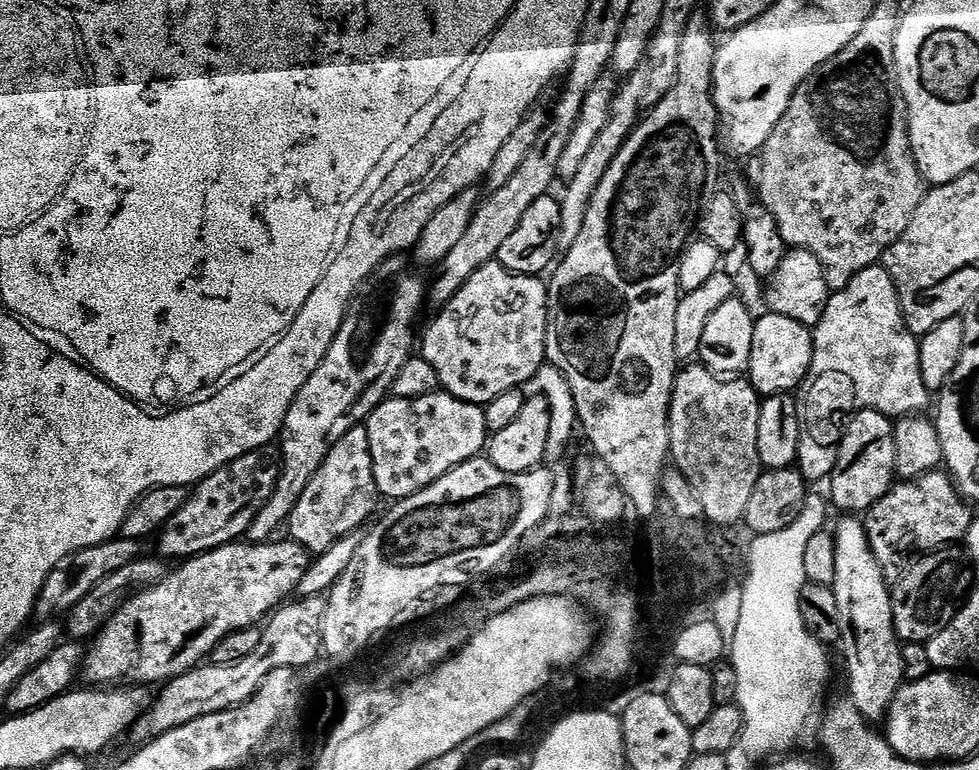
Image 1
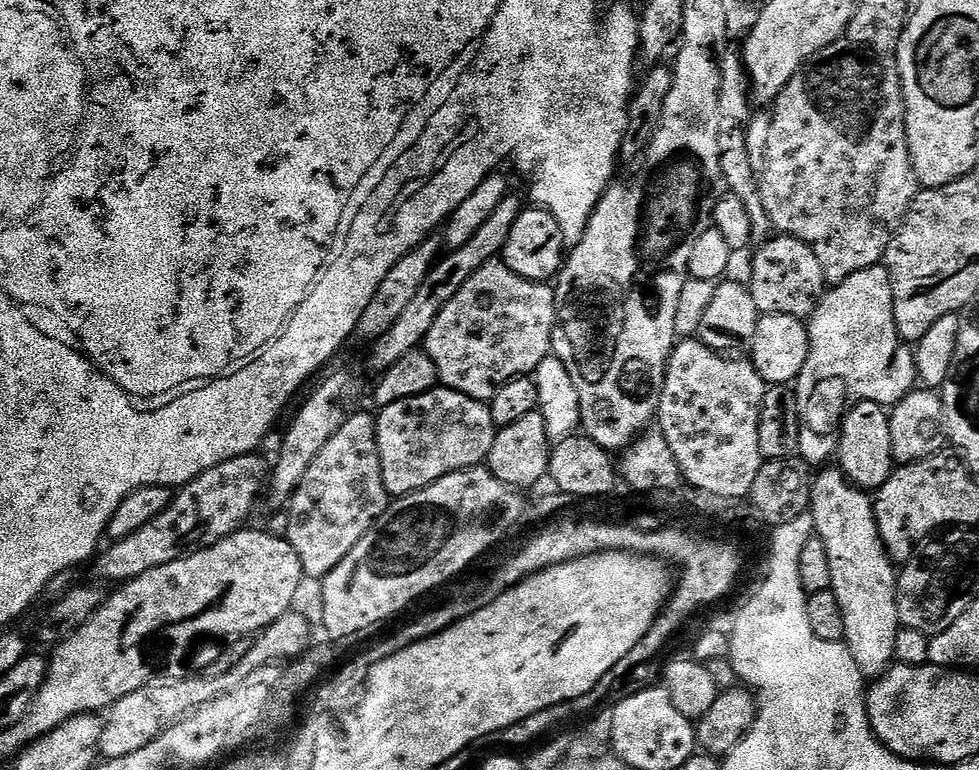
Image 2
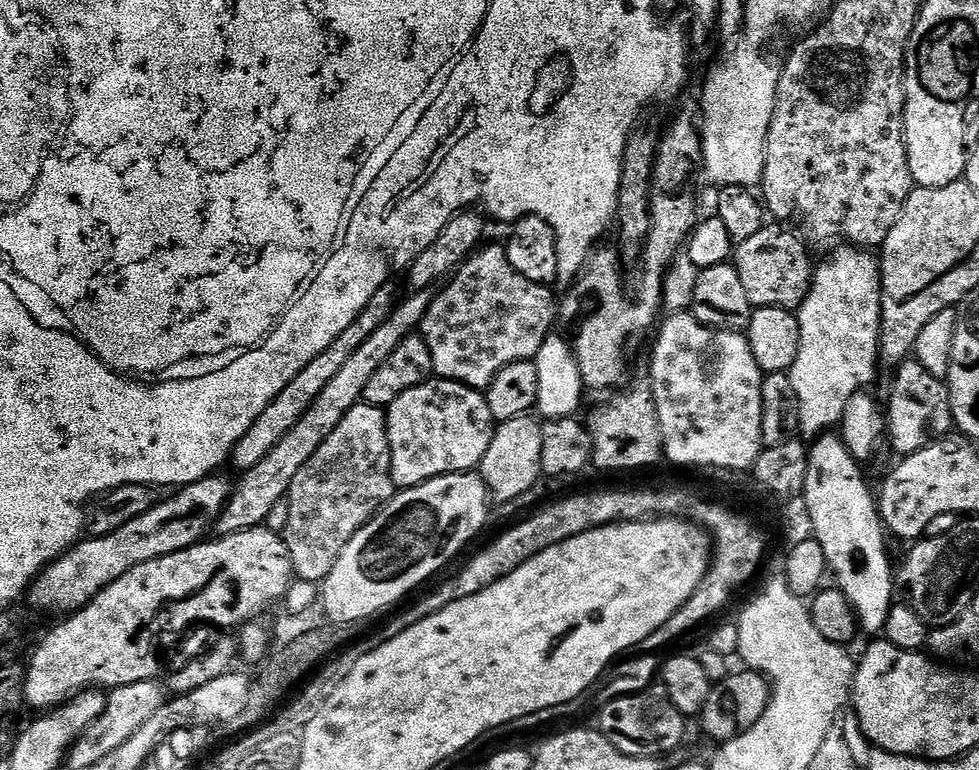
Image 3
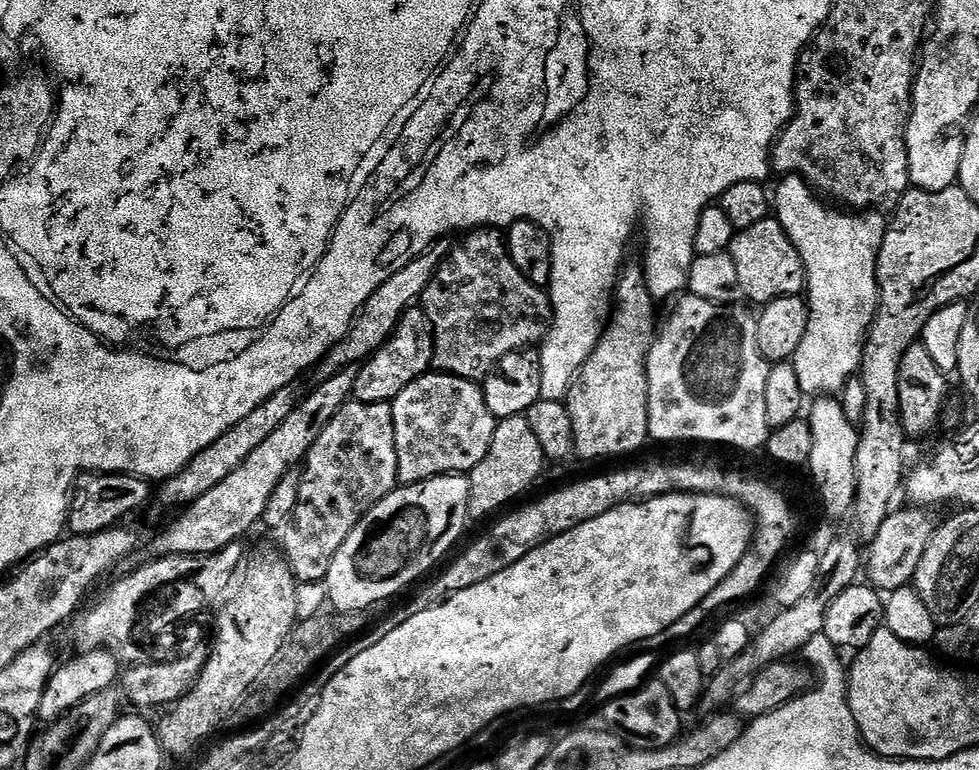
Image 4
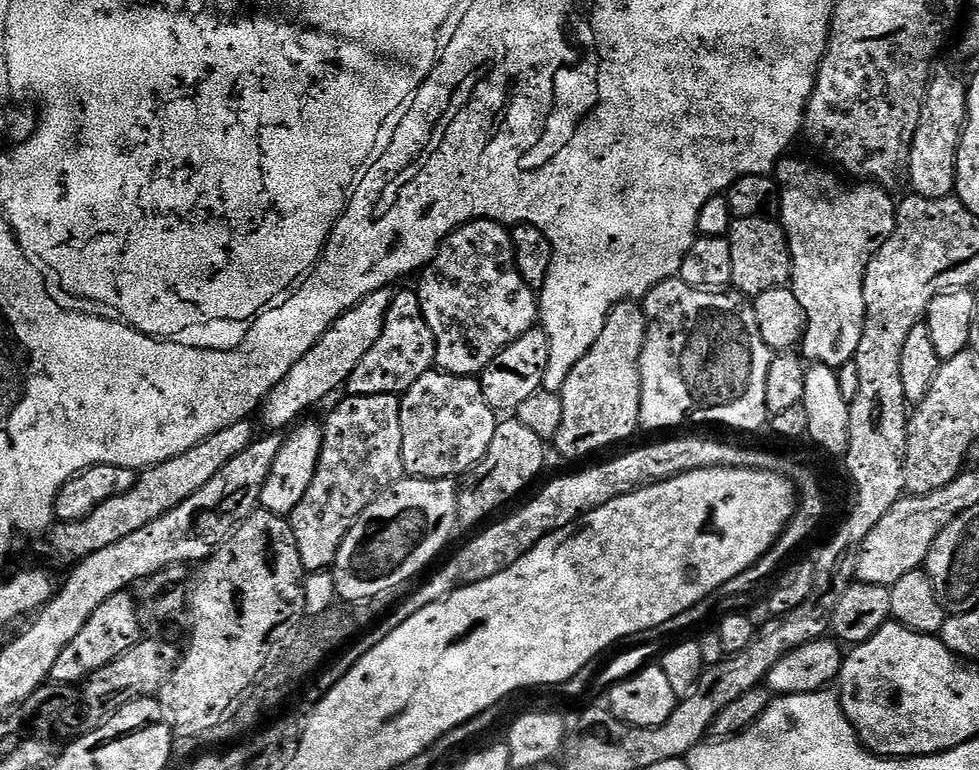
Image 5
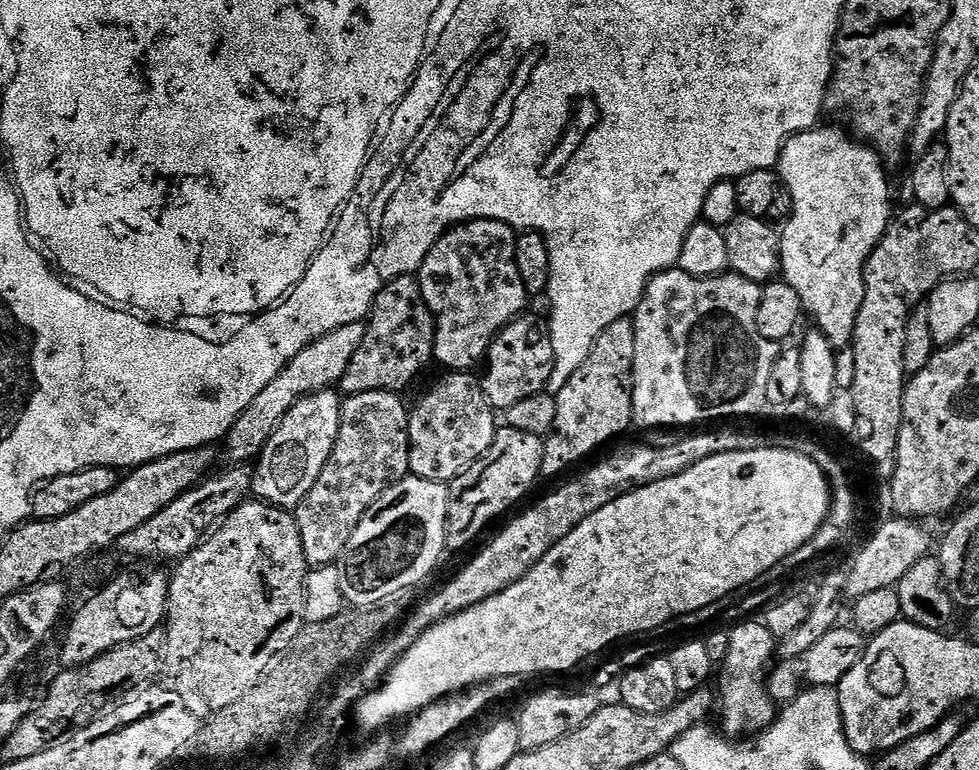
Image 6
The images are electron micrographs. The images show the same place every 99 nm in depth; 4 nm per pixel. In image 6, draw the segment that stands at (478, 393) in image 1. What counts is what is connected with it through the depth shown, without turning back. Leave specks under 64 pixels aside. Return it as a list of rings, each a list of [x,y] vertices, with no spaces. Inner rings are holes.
[[[469,220],[463,224],[456,225],[455,228],[449,228],[442,238],[438,238],[438,242],[430,250],[430,254],[426,254],[426,258],[422,262],[418,273],[420,289],[422,290],[422,298],[426,302],[426,306],[436,317],[436,345],[432,351],[435,363],[440,363],[444,370],[453,372],[467,372],[475,369],[475,364],[479,365],[481,361],[488,355],[488,348],[492,344],[492,339],[496,336],[501,328],[505,328],[516,317],[525,315],[524,308],[530,301],[530,294],[526,290],[526,286],[522,282],[522,274],[518,274],[518,262],[516,261],[516,238],[517,229],[511,228],[509,224],[503,220]]]

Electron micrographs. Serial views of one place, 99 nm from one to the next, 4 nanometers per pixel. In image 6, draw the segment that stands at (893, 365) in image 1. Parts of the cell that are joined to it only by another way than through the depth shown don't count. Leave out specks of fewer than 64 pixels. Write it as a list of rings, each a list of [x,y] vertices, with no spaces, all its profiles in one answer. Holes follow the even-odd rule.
[[[817,126],[794,134],[780,149],[778,171],[792,199],[792,210],[783,221],[780,232],[780,272],[783,283],[798,290],[805,313],[809,317],[812,315],[816,323],[813,325],[832,343],[833,348],[839,350],[852,343],[858,310],[862,310],[864,268],[892,223],[894,207],[888,176],[884,173],[886,164],[876,149],[840,128],[824,127]]]

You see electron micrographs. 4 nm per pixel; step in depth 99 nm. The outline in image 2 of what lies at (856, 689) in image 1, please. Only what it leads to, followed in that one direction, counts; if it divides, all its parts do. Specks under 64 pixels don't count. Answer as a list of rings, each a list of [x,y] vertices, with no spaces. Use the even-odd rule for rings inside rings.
[[[824,466],[815,473],[812,481],[810,515],[815,535],[820,536],[822,542],[826,542],[826,555],[830,557],[830,582],[832,583],[830,590],[834,598],[838,598],[838,606],[842,610],[843,643],[848,645],[854,662],[858,664],[865,677],[879,677],[895,657],[894,642],[896,633],[900,631],[902,625],[896,605],[898,572],[895,567],[892,569],[893,557],[884,548],[880,537],[873,497],[865,489],[855,487],[840,467]]]

